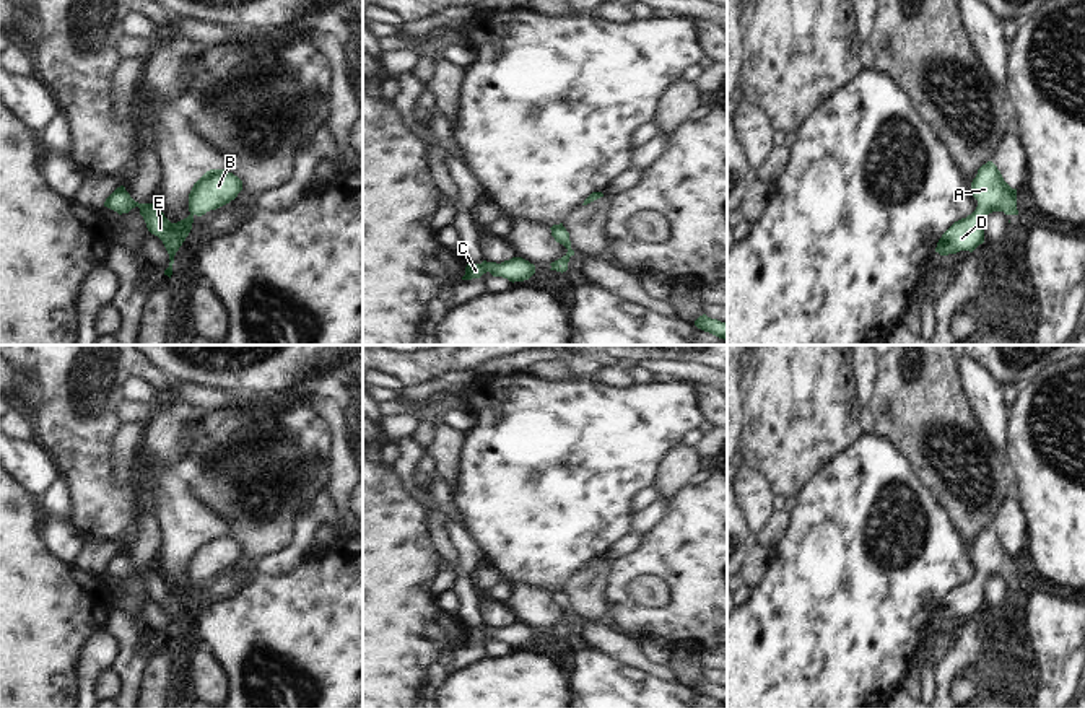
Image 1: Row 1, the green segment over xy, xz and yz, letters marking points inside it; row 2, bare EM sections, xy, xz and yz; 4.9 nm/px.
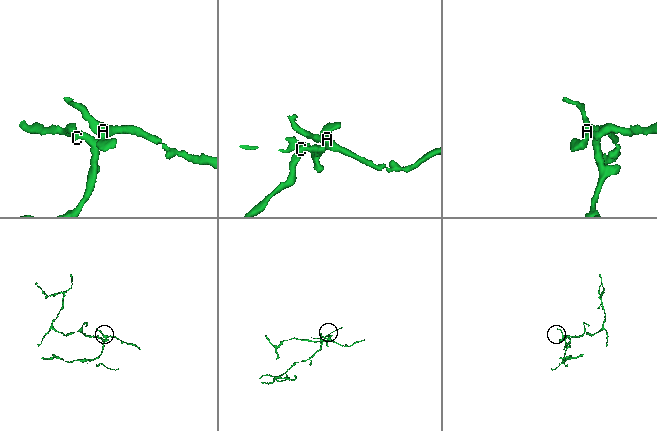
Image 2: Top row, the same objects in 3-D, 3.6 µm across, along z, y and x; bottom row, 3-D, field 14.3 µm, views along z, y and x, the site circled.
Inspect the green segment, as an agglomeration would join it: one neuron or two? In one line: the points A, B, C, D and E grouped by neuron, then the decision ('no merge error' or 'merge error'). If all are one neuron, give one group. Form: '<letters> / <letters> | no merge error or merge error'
A B C D E | no merge error

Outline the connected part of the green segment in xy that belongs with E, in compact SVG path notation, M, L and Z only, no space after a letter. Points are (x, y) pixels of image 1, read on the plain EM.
M210 534L207 535L192 552L189 558L189 576L190 579L177 588L171 588L161 573L153 568L138 568L124 550L117 552L104 566L104 571L117 576L119 579L129 578L132 573L138 571L146 592L151 599L158 601L168 618L169 632L164 640L171 643L174 620L189 601L194 588L194 581L202 581L210 575L216 575L237 562L242 555L242 545L228 537L226 534Z

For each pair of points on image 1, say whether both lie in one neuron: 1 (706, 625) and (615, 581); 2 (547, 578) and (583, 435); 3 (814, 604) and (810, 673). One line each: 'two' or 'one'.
1: one
2: one
3: one

